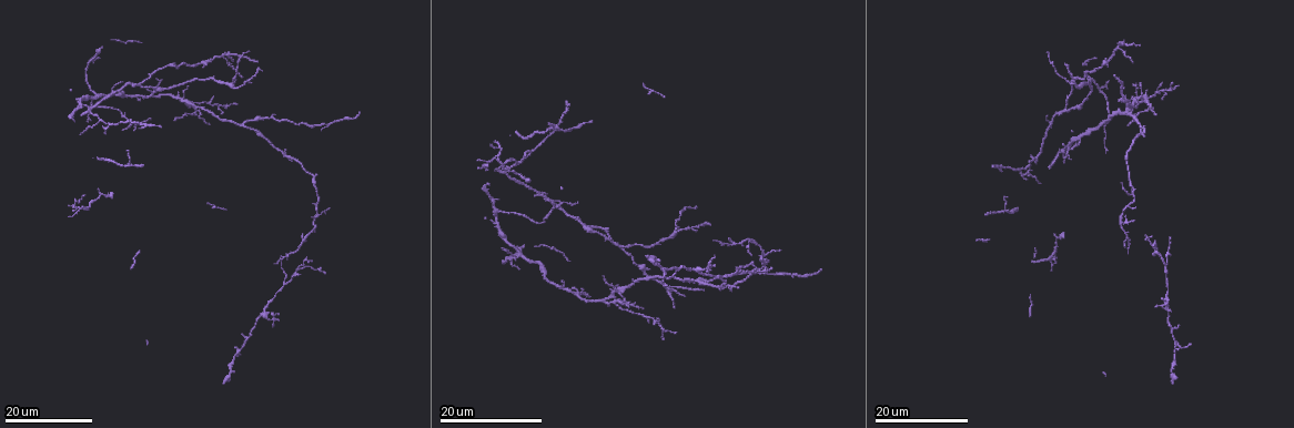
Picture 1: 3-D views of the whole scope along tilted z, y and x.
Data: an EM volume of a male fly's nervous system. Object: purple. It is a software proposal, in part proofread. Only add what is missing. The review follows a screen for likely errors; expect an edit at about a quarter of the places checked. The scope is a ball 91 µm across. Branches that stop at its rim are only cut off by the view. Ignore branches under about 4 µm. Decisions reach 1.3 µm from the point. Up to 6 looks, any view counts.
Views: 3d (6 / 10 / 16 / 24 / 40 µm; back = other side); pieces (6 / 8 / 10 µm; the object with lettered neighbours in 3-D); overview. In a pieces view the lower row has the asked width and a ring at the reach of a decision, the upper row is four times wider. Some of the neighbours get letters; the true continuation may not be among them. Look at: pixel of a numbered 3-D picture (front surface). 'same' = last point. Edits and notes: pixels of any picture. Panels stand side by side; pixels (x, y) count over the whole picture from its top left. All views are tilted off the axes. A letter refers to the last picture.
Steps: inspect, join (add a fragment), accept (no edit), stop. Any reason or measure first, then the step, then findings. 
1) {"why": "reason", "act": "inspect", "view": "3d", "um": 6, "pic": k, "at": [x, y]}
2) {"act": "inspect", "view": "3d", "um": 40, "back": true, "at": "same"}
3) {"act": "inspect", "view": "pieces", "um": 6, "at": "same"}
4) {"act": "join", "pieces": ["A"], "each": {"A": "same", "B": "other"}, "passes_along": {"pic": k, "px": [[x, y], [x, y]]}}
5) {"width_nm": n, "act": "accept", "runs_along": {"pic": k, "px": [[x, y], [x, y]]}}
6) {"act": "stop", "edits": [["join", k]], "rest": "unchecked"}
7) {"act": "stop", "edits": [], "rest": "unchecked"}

{"why": "thin end", "act": "inspect", "view": "3d", "um": 16, "pic": 1, "at": [257, 61]}

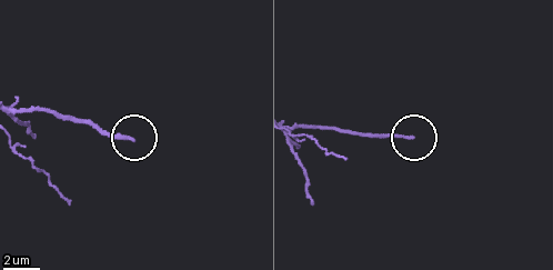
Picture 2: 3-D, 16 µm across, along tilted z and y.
{"why": "what lies round it", "act": "inspect", "view": "pieces", "um": 10, "pic": 2, "at": [132, 140]}

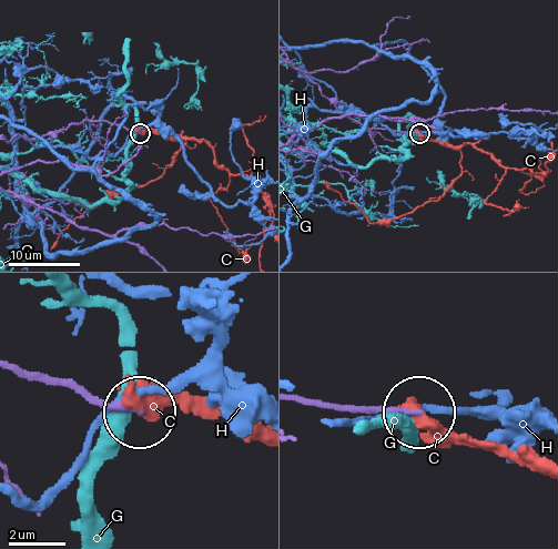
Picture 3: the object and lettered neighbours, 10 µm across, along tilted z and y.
{"act": "accept", "each": {"C": "other", "G": "other", "H": "other"}, "found": "none of them fits"}

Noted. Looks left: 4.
{"why": "branch stops here", "act": "inspect", "view": "3d", "um": 24, "pic": 1, "at": [528, 179]}

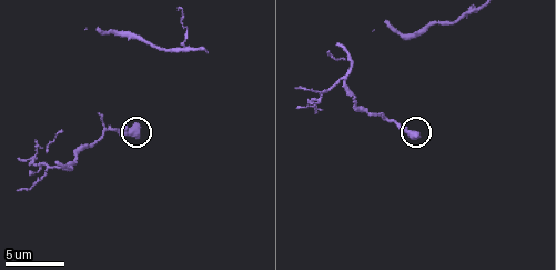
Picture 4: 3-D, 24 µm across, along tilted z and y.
{"act": "inspect", "view": "pieces", "um": 8, "pic": 4, "at": [139, 128]}

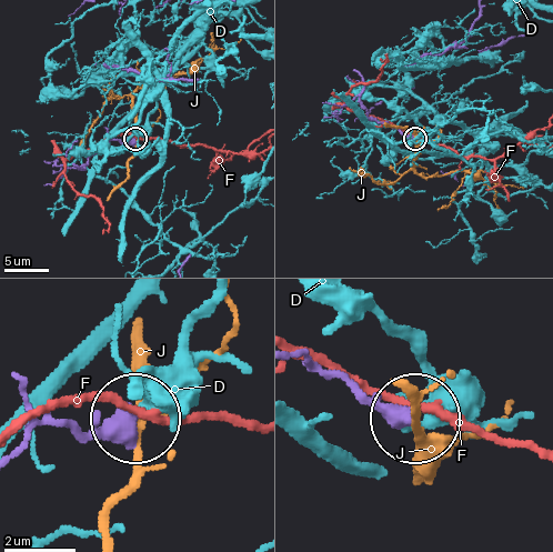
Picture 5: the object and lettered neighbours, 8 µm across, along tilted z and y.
{"width_nm": 360, "act": "accept", "each": {"D": "other", "F": "other", "J": "other"}, "found": "none of them fits"}

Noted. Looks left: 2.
{"why": "long arm stops here", "act": "inspect", "view": "3d", "um": 24, "pic": 1, "at": [358, 113]}

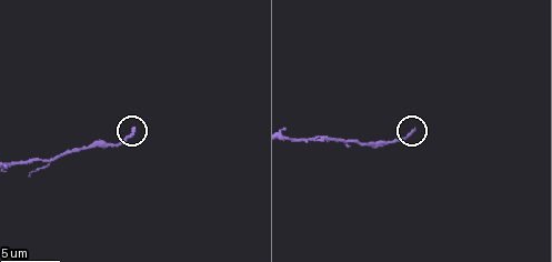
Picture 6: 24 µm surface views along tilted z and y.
{"act": "inspect", "view": "pieces", "um": 6, "pic": 6, "at": [133, 127]}

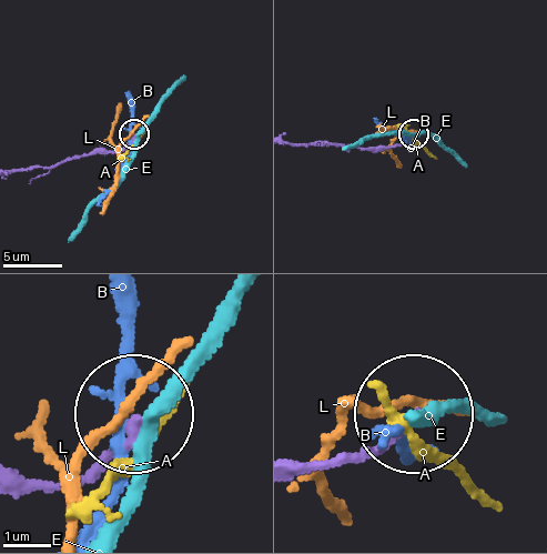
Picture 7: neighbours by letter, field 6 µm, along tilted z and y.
{"width_nm": 200, "act": "accept", "each": {"A": "other", "B": "other", "E": "other", "L": "other"}, "runs_along": {"pic": 7, "px": [[13, 491], [84, 483], [130, 420]]}, "found": "none of them fits"}

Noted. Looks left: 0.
{"act": "stop", "edits": [], "rest": "unchecked"}

